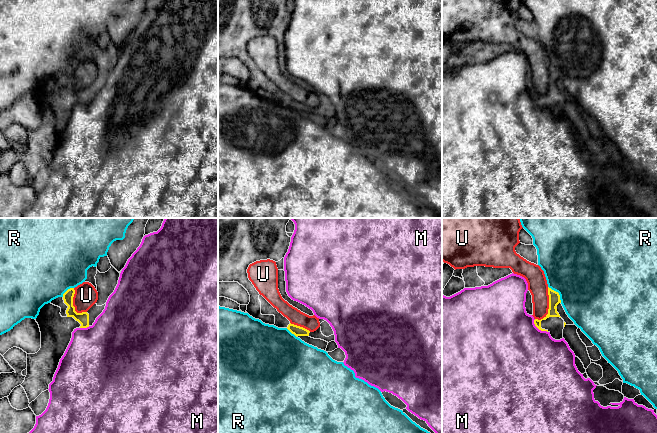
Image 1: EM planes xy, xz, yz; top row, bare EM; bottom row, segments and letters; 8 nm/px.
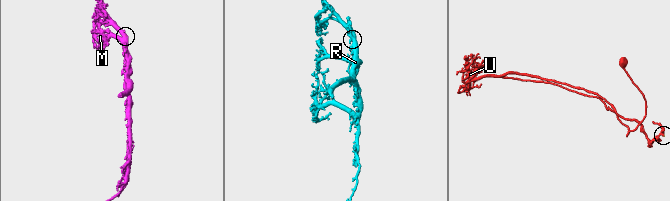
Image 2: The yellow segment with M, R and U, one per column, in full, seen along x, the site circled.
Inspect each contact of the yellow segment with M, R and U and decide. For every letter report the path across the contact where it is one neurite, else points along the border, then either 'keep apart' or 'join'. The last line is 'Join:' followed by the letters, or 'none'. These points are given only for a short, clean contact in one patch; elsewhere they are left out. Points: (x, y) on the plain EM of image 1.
M: along yz (533, 96), (533, 99), (539, 105), (547, 108) | keep apart
R: along yz (548, 62), (558, 69), (561, 78) | keep apart
U: along yz (548, 63), (548, 88), (542, 94), (535, 95) | keep apart
Join: none

